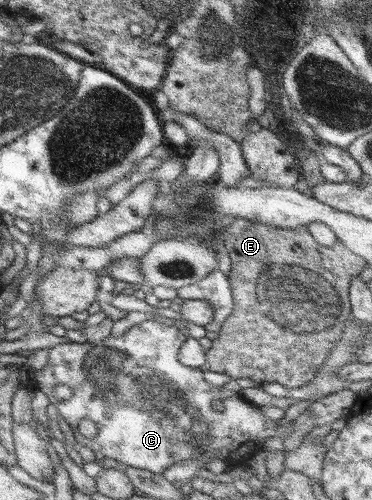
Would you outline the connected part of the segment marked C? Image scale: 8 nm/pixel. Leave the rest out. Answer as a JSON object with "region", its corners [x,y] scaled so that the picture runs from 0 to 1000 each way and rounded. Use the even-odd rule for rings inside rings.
{"region":[[[417,638],[392,640],[368,646],[366,650],[355,650],[344,660],[336,660],[320,672],[274,676],[269,682],[255,684],[234,684],[226,686],[199,686],[185,682],[180,686],[159,686],[129,698],[129,714],[126,728],[108,740],[89,742],[89,764],[94,764],[94,774],[99,780],[110,782],[134,804],[137,810],[145,810],[156,830],[164,832],[164,838],[175,840],[191,858],[194,868],[202,872],[199,880],[207,890],[228,896],[239,896],[245,902],[261,902],[277,910],[282,916],[298,916],[298,920],[309,918],[323,934],[352,934],[368,936],[374,940],[392,940],[395,944],[406,944],[411,948],[430,948],[444,940],[444,936],[454,936],[462,928],[489,928],[495,924],[543,924],[543,932],[556,932],[556,924],[583,916],[583,920],[594,920],[608,930],[634,930],[645,924],[653,924],[672,916],[685,902],[702,898],[702,888],[726,872],[745,872],[745,876],[763,876],[763,872],[774,872],[785,862],[788,842],[766,844],[766,848],[750,848],[747,842],[728,842],[702,826],[702,820],[691,810],[680,810],[667,802],[648,796],[632,782],[610,780],[599,772],[597,774],[570,774],[562,772],[548,760],[543,742],[532,736],[503,736],[503,732],[492,732],[476,716],[478,696],[492,688],[497,680],[497,672],[465,652],[438,650],[438,646],[427,646]],[[159,768],[175,768],[175,772],[185,772],[194,778],[196,790],[180,800],[153,800],[145,790],[148,772],[159,772]],[[234,838],[255,842],[263,868],[253,872],[245,880],[218,872],[210,868],[207,846],[215,840]]]}

